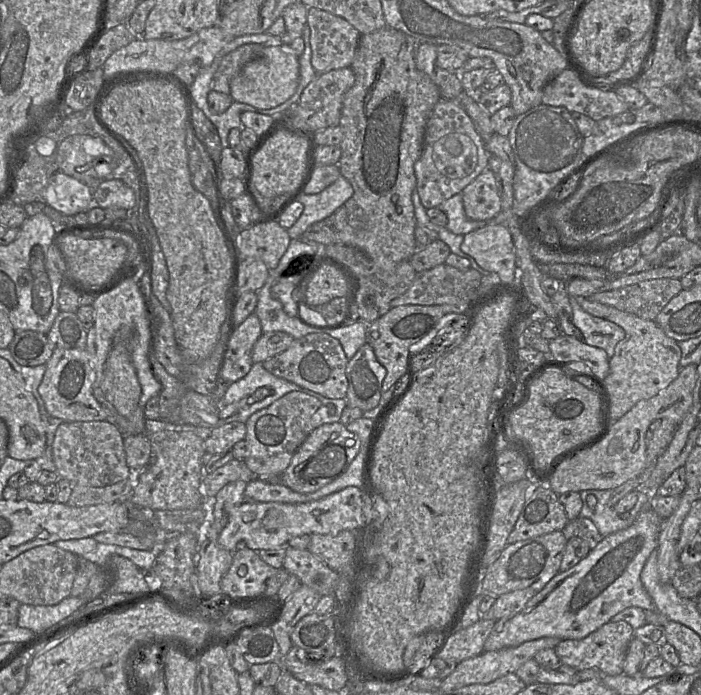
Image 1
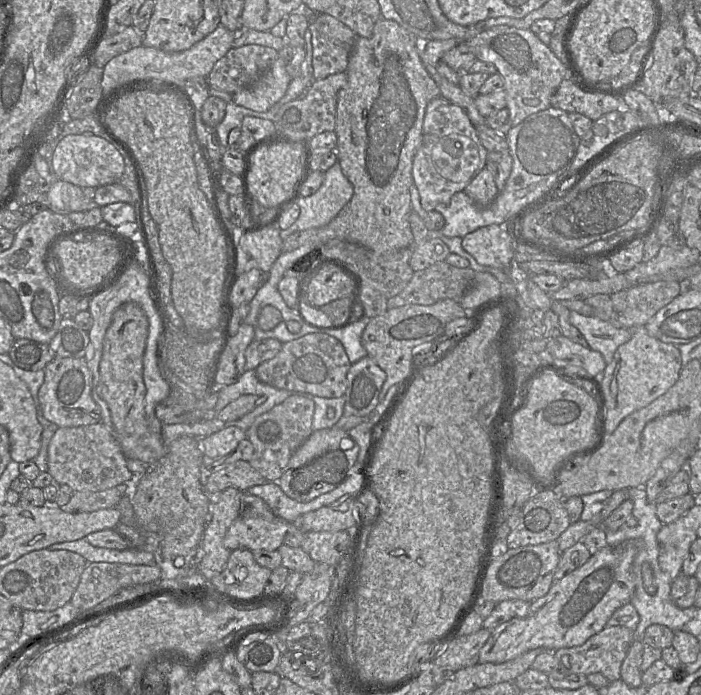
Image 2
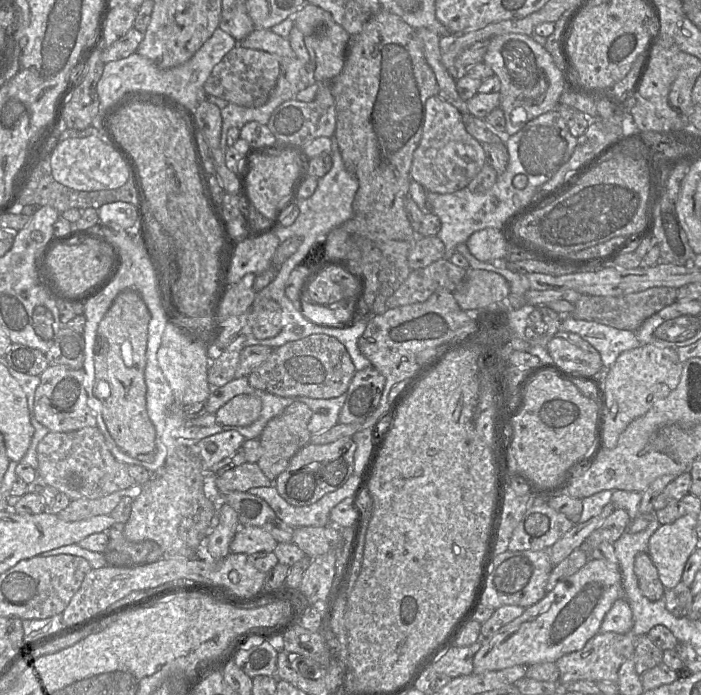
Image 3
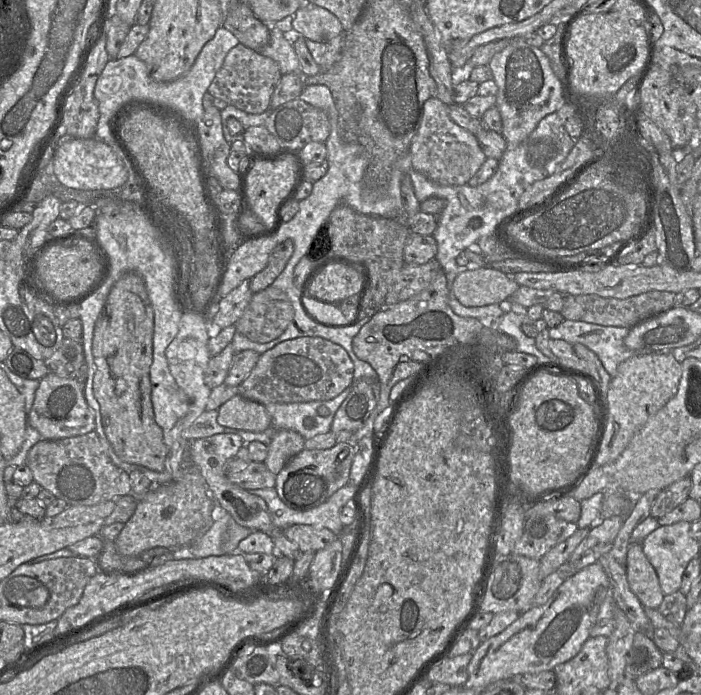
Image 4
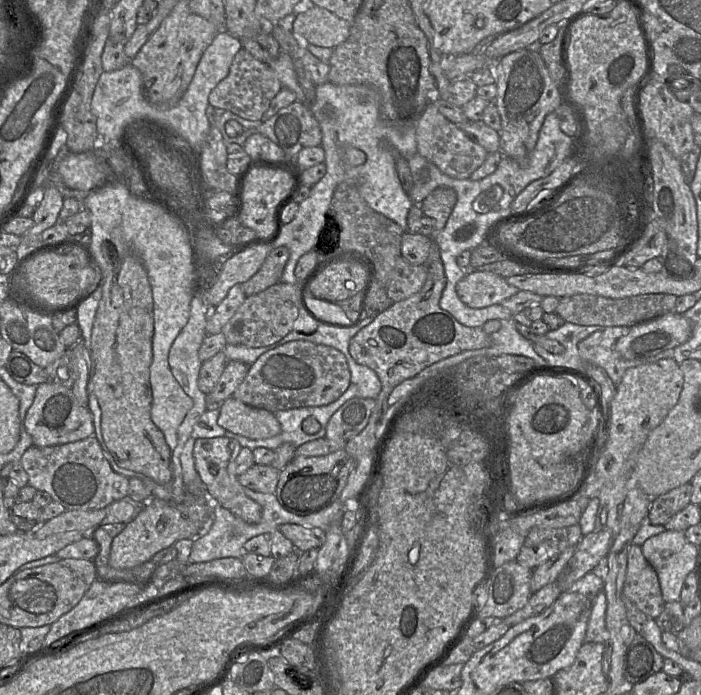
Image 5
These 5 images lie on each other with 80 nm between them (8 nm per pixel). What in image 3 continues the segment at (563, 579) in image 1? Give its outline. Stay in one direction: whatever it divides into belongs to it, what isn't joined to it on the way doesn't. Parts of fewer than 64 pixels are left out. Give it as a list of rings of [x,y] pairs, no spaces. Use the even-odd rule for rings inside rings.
[[[589,559],[579,571],[560,581],[542,600],[526,608],[520,617],[500,628],[492,636],[479,640],[482,642],[482,647],[474,656],[473,673],[481,674],[516,665],[556,662],[566,654],[581,650],[588,640],[599,633],[604,617],[620,598],[624,598],[624,589],[619,564]]]

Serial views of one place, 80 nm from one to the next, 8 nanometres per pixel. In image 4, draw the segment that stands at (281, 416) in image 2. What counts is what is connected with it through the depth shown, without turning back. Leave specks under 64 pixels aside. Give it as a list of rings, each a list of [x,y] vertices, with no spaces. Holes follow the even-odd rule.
[[[292,430],[276,432],[268,446],[268,455],[264,461],[270,472],[277,475],[283,467],[304,449],[305,439]]]

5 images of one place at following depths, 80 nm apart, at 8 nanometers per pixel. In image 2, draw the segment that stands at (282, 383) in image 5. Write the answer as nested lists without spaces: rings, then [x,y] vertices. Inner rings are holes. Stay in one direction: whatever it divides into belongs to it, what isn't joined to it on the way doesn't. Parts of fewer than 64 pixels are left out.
[[[312,333],[284,343],[275,357],[261,363],[255,371],[259,381],[278,389],[338,398],[346,392],[350,367],[351,363],[339,340],[323,333]]]

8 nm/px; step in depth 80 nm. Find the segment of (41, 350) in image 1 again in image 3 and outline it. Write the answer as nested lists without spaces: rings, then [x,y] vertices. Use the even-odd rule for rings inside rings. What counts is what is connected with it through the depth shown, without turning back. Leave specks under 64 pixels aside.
[[[12,343],[5,358],[14,370],[31,376],[40,376],[49,366],[45,353],[23,344]]]

